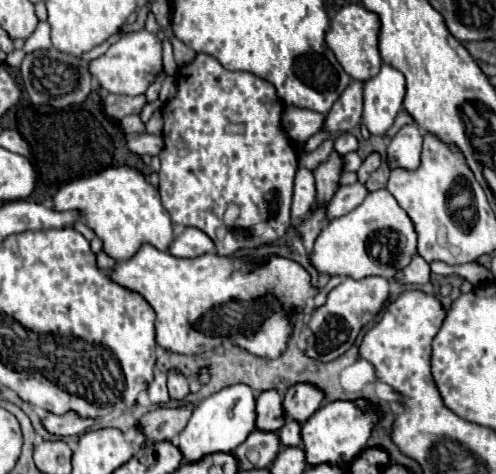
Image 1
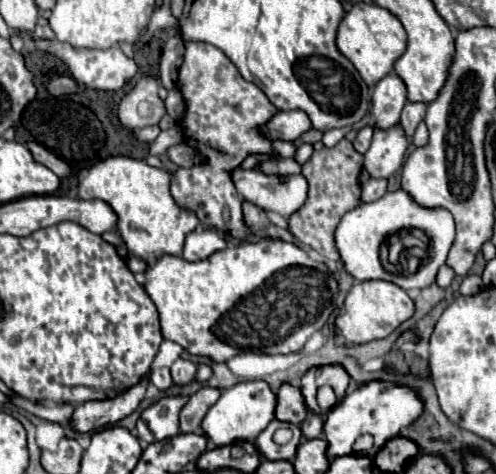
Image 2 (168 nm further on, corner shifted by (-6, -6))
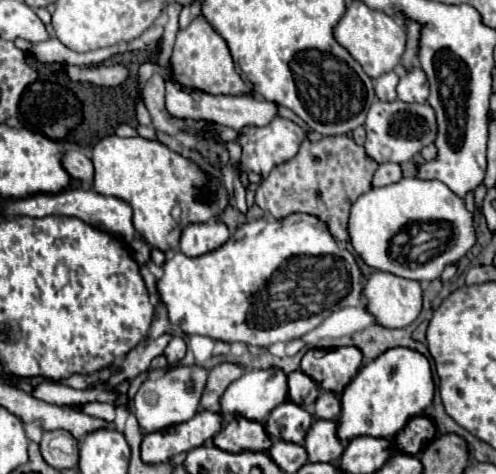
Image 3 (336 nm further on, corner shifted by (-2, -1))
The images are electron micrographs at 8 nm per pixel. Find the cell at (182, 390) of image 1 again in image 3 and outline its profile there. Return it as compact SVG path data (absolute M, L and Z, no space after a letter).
M174 336L170 340L170 344L166 346L166 350L164 350L164 356L168 358L170 364L176 364L176 362L180 362L184 358L184 354L186 354L186 342L182 338Z

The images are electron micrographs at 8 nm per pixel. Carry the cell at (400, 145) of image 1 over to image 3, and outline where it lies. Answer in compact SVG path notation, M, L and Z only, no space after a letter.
M412 66L410 70L406 70L400 76L396 90L398 90L398 100L402 102L426 102L430 88L424 70L420 66Z

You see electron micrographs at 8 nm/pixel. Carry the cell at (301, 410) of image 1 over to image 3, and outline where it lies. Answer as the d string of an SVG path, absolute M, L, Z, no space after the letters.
M342 346L342 348L312 348L304 354L302 362L300 362L300 370L304 374L308 374L310 378L314 378L322 390L338 390L342 392L350 380L358 374L362 366L362 352L356 346Z

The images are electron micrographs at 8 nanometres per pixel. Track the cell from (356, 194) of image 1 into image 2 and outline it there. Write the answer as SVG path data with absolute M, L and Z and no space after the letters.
M370 179L368 183L364 183L360 191L360 203L372 203L380 199L386 193L386 185L388 185L386 179Z

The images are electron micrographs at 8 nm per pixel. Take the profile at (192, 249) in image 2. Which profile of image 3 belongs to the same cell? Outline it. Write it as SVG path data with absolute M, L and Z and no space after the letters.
M210 220L204 224L190 224L182 230L180 252L186 256L202 256L220 248L230 238L224 222Z

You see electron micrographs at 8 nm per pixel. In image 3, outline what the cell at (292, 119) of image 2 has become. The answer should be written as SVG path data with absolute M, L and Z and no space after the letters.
M174 80L166 82L166 108L176 118L190 118L190 120L208 120L220 126L230 126L240 130L242 126L266 126L278 112L276 104L266 100L254 100L248 96L230 96L230 94L208 94L202 90L186 88Z

